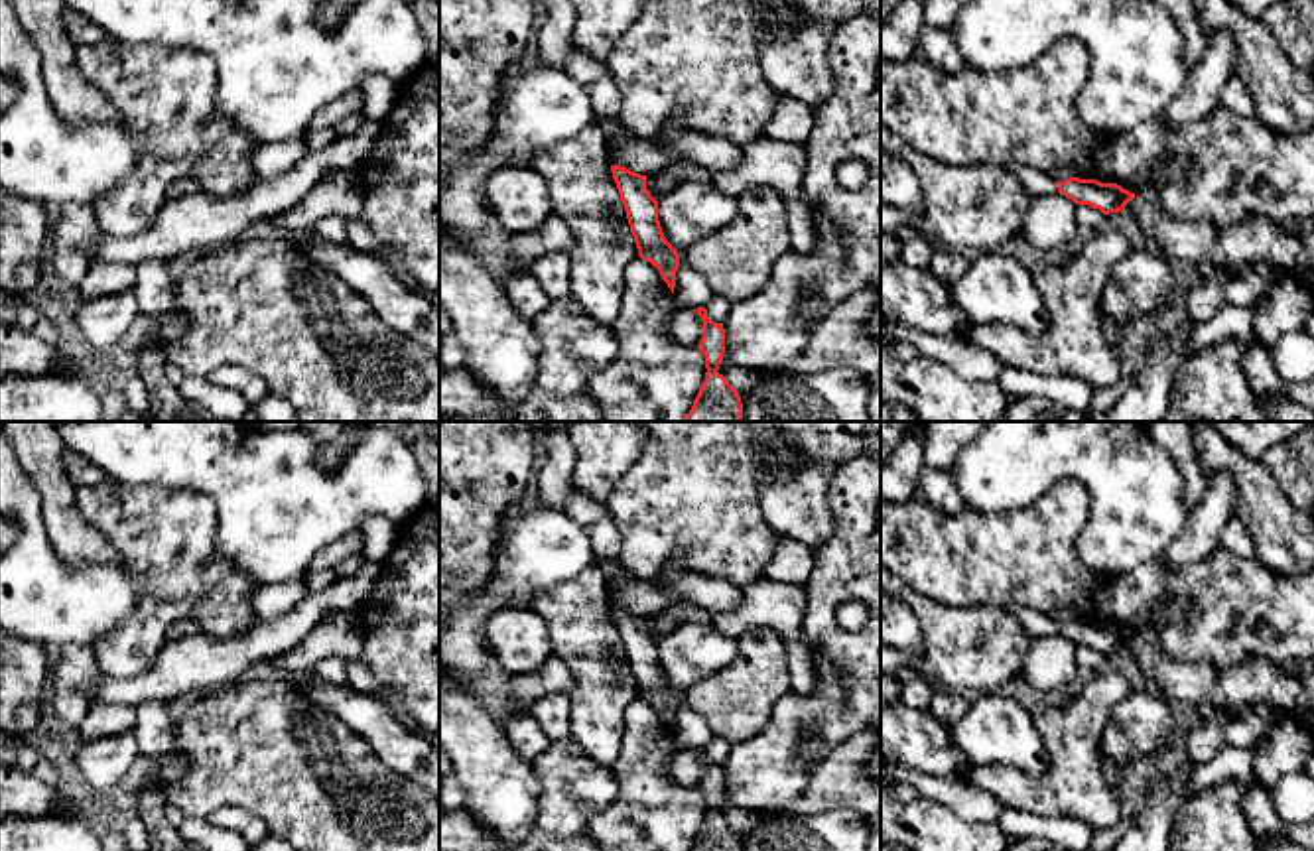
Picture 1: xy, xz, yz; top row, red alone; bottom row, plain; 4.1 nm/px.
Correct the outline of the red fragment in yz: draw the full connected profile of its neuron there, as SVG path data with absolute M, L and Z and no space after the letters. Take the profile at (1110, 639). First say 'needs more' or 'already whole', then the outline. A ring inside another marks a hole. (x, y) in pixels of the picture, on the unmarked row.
needs more; M1009 605L1005 607L1005 611L1030 638L1060 634L1072 640L1076 646L1089 646L1093 650L1099 650L1103 656L1119 654L1129 642L1135 640L1135 634L1123 630L1117 624L1101 624L1097 621L1080 619L1056 622L1038 611L1018 605Z

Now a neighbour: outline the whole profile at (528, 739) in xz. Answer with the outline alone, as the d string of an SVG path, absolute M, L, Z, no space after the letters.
M530 709L526 711L502 711L500 713L502 729L510 739L514 751L524 760L534 760L540 756L550 745L550 737L542 731Z

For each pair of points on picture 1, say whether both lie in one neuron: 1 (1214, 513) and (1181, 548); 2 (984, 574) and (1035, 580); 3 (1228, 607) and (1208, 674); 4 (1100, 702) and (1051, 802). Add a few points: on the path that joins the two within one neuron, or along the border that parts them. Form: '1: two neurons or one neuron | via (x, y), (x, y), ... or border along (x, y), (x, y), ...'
1: one neuron | via (1206, 521), (1188, 540)
2: one neuron | via (995, 574), (1023, 574)
3: two neurons | border along (1165, 653), (1181, 660), (1208, 660), (1220, 672)
4: one neuron | via (1074, 727), (1072, 777)

